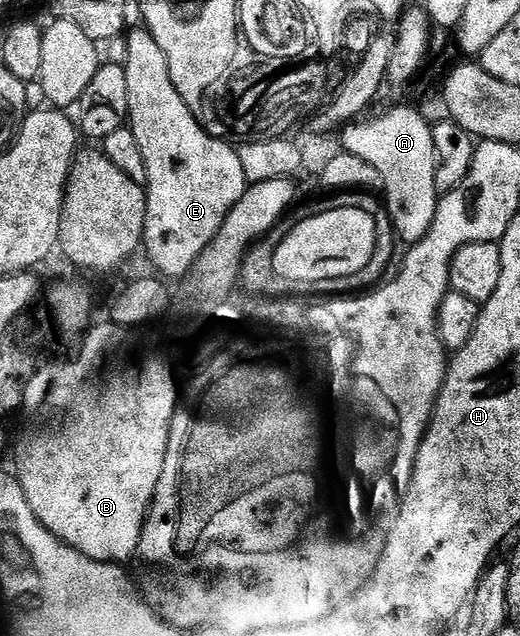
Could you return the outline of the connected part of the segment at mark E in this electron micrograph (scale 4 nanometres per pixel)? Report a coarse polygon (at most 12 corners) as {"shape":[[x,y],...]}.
{"shape":[[149,29],[125,34],[144,253],[181,279],[248,182]]}

